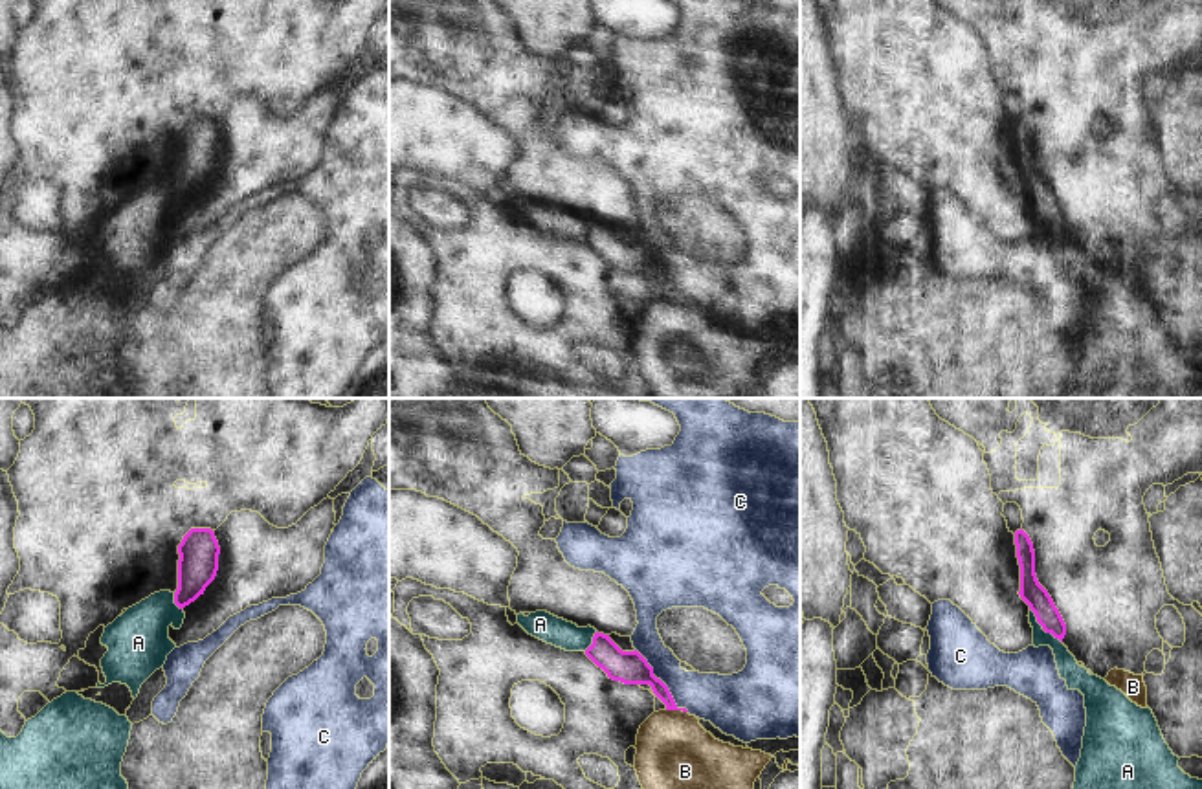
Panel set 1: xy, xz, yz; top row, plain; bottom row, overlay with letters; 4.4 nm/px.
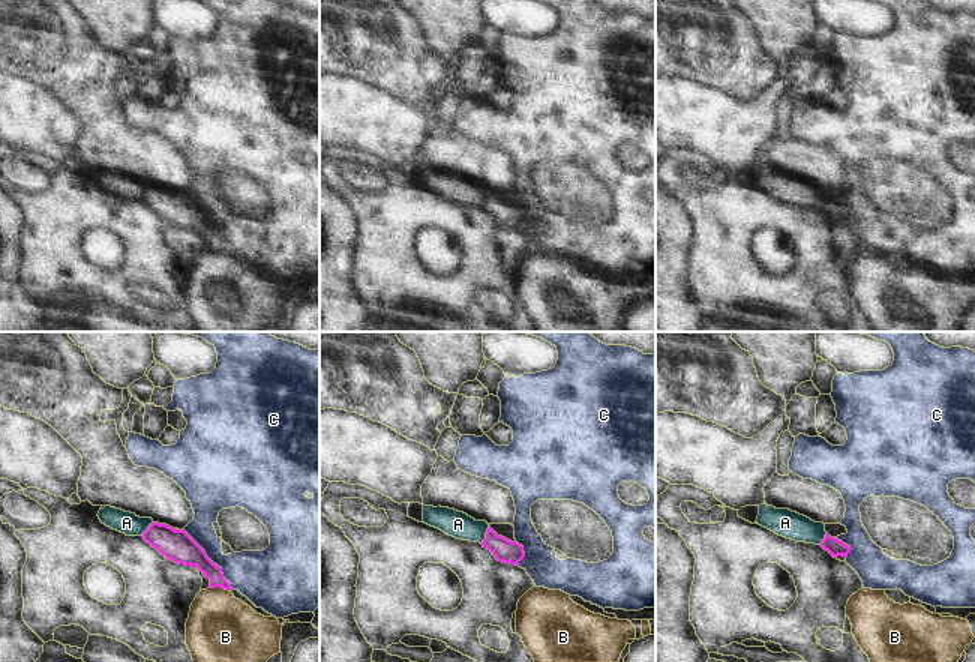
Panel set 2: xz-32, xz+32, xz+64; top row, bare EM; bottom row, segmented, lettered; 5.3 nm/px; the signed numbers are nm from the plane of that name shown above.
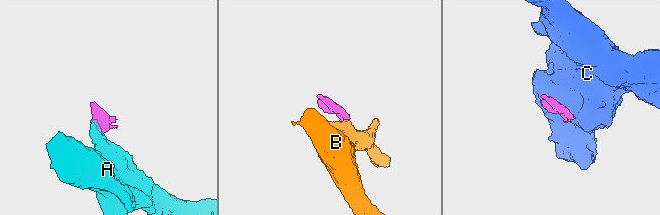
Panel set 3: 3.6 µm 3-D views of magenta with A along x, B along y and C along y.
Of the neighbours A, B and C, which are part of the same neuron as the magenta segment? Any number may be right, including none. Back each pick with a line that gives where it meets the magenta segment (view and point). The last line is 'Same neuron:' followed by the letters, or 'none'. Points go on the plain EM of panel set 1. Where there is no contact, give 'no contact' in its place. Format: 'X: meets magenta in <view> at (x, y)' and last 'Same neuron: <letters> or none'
B: meets magenta in xz at (676, 298)
Same neuron: B

